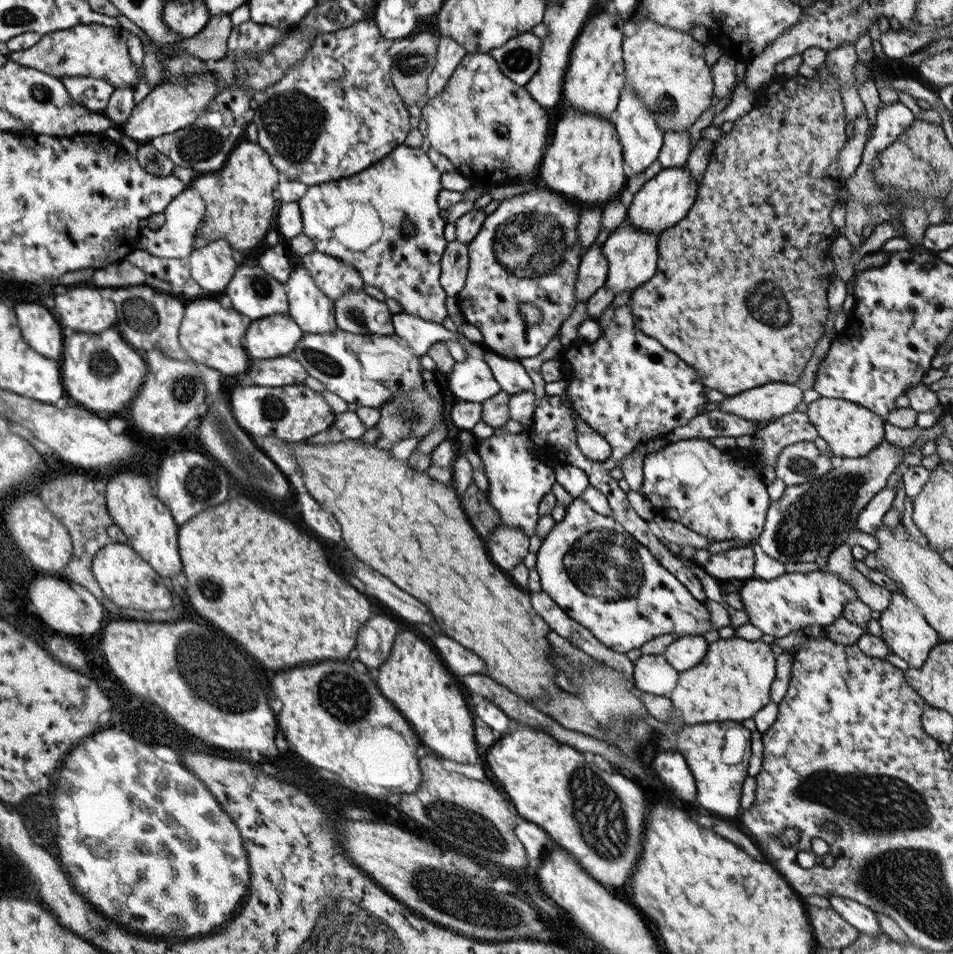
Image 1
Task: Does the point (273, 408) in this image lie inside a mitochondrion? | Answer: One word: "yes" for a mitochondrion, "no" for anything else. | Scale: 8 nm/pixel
yes

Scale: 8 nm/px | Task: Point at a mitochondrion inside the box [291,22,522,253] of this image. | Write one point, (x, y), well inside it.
(412, 64)

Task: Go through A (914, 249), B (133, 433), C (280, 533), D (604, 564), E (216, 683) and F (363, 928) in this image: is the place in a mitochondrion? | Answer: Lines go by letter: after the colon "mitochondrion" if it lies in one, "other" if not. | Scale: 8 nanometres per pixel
A: other
B: other
C: other
D: mitochondrion
E: mitochondrion
F: mitochondrion

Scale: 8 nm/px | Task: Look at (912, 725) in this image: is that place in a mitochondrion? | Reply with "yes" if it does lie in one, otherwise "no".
no

